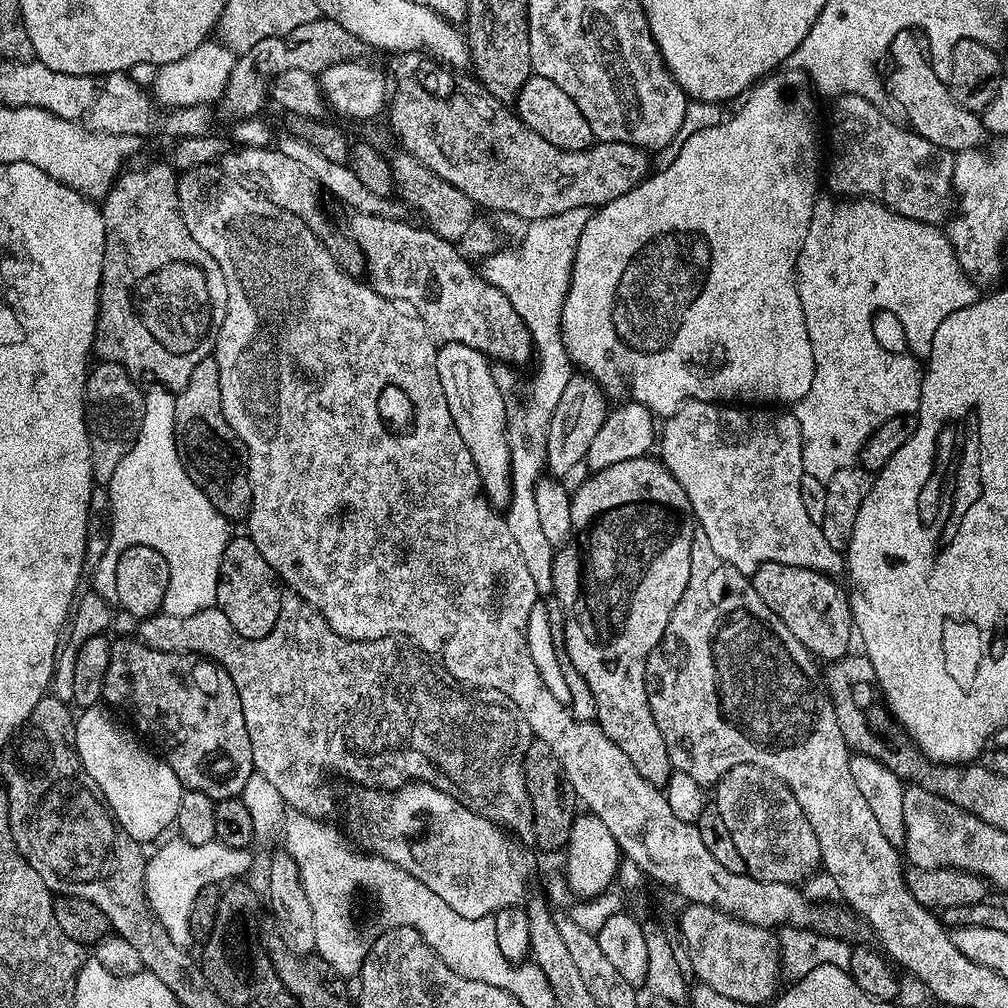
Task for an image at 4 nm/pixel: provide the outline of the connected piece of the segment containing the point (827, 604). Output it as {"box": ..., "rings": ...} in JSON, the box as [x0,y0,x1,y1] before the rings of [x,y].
{"box":[750,562,854,662],"rings":[[[766,562],[756,567],[750,579],[758,598],[762,598],[762,602],[786,622],[786,630],[790,630],[790,634],[794,634],[794,638],[798,638],[817,661],[831,662],[849,655],[852,640],[854,644],[852,605],[849,593],[845,589],[843,592],[833,577],[802,566]]]}

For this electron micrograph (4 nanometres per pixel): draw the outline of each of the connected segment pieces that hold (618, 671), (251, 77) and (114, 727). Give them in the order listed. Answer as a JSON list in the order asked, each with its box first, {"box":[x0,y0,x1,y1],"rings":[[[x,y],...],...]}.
[{"box":[551,454,694,786],"rings":[[[652,454],[617,462],[614,466],[593,471],[588,477],[590,477],[589,480],[582,481],[577,486],[576,492],[574,490],[571,493],[569,508],[572,533],[563,544],[555,549],[553,558],[551,595],[562,606],[564,615],[562,651],[570,658],[570,662],[574,662],[574,670],[578,670],[578,674],[582,674],[582,678],[586,678],[586,686],[590,686],[590,694],[594,694],[595,723],[600,725],[606,738],[610,738],[610,742],[614,742],[614,746],[618,746],[618,750],[622,750],[622,754],[626,754],[626,758],[630,758],[634,770],[638,770],[638,774],[642,774],[642,778],[646,782],[664,786],[671,777],[673,766],[670,762],[670,754],[666,754],[666,741],[662,739],[662,733],[658,730],[658,722],[654,722],[654,714],[650,714],[650,702],[646,698],[646,662],[650,658],[654,646],[659,645],[662,634],[670,622],[670,614],[674,614],[674,606],[678,606],[678,602],[686,590],[686,582],[690,582],[690,546],[694,531],[692,507],[686,498],[686,490],[682,490],[678,478],[674,478],[674,474],[670,474],[670,470],[665,466],[663,460]]]},{"box":[218,18,362,122],"rings":[[[323,18],[314,22],[306,22],[306,26],[298,26],[298,30],[290,30],[290,34],[278,38],[262,38],[262,42],[250,46],[250,50],[236,56],[234,66],[230,70],[230,78],[226,82],[226,90],[218,98],[220,116],[227,122],[247,120],[250,116],[263,113],[264,100],[269,99],[272,79],[279,72],[286,70],[306,70],[319,74],[330,66],[343,60],[354,60],[361,55],[362,45],[354,34],[342,30],[338,22]]]},{"box":[75,704,184,844],"rings":[[[100,704],[83,709],[75,719],[75,746],[83,768],[99,787],[120,828],[147,844],[175,823],[184,787],[168,763],[148,749],[133,731],[116,723],[109,713]]]}]

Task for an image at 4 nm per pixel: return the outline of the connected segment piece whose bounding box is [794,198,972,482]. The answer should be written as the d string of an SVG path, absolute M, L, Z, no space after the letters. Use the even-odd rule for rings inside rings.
M836 198L832 200L817 199L810 222L810 230L806 230L802 250L796 259L796 289L798 290L798 298L802 302L802 310L806 318L806 334L810 338L810 346L814 350L816 365L814 366L814 382L810 382L810 390L806 390L803 398L796 401L794 415L802 430L804 474L825 482L834 478L834 474L838 474L838 470L853 467L857 463L859 452L862 450L863 444L860 443L860 440L856 440L856 436L864 436L864 432L856 432L856 408L860 408L860 400L856 400L856 396L860 396L860 392L856 392L856 352L860 352L860 344L864 344L864 336L856 336L856 332L868 332L868 323L870 323L868 312L872 312L872 308L876 308L876 304L896 304L896 300L904 300L904 296L900 296L900 292L904 292L904 288L940 288L940 284L944 284L944 292L952 292L952 296L972 296L972 282L960 269L960 263L952 249L952 243L937 225L923 224L917 220L906 218L895 212L894 209L887 208L879 200L871 198Z

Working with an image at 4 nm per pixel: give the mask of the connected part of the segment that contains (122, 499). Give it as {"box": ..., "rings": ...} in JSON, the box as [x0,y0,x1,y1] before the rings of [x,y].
{"box":[91,386,234,616],"rings":[[[152,386],[149,392],[147,390],[143,393],[143,412],[135,440],[106,485],[112,507],[112,537],[110,546],[106,546],[106,554],[102,554],[102,562],[98,562],[98,566],[91,573],[91,587],[103,600],[115,601],[118,558],[130,546],[150,546],[158,550],[158,554],[166,558],[166,566],[170,566],[170,582],[166,586],[162,610],[166,614],[185,616],[198,614],[198,610],[206,610],[215,605],[222,554],[232,540],[234,529],[228,517],[223,516],[213,506],[208,495],[192,481],[190,474],[186,474],[182,466],[174,438],[175,405],[175,395],[167,388]]]}

